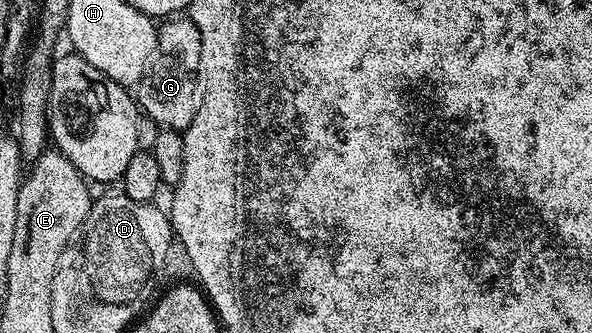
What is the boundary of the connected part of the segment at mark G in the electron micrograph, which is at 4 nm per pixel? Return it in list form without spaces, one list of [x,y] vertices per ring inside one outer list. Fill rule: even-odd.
[[[168,19],[159,26],[156,50],[148,60],[142,79],[134,86],[134,97],[143,116],[153,120],[160,129],[183,131],[194,119],[198,104],[201,51],[202,39],[191,19]]]

